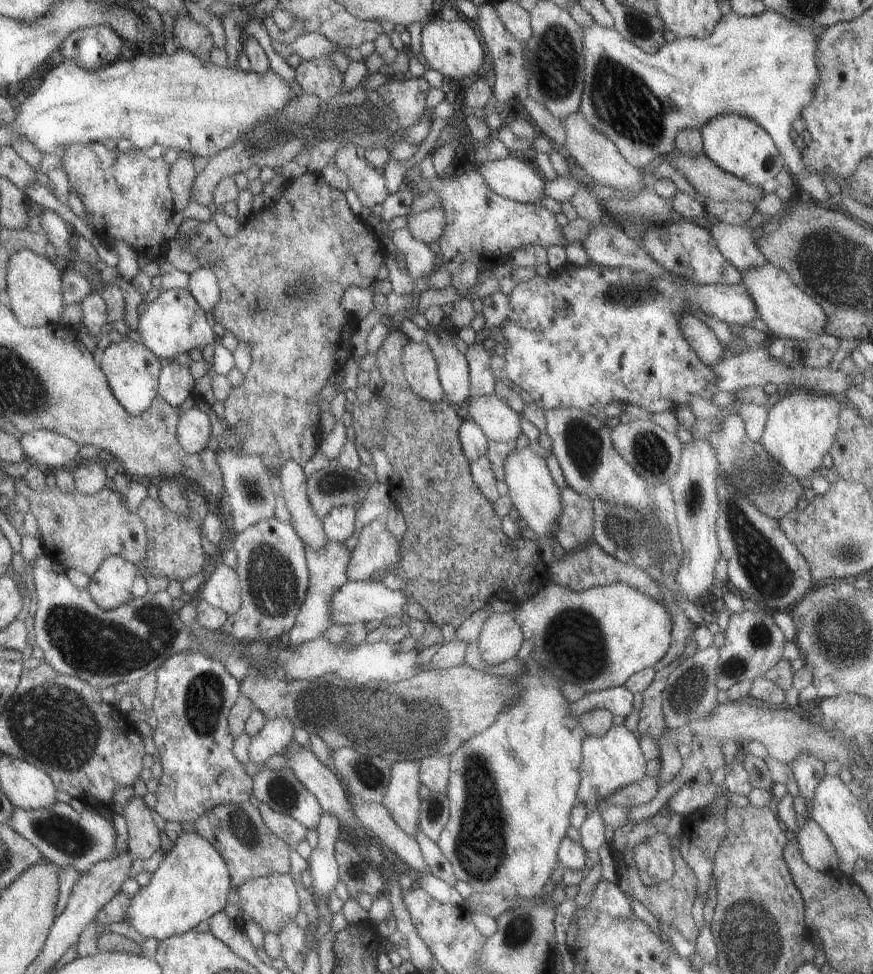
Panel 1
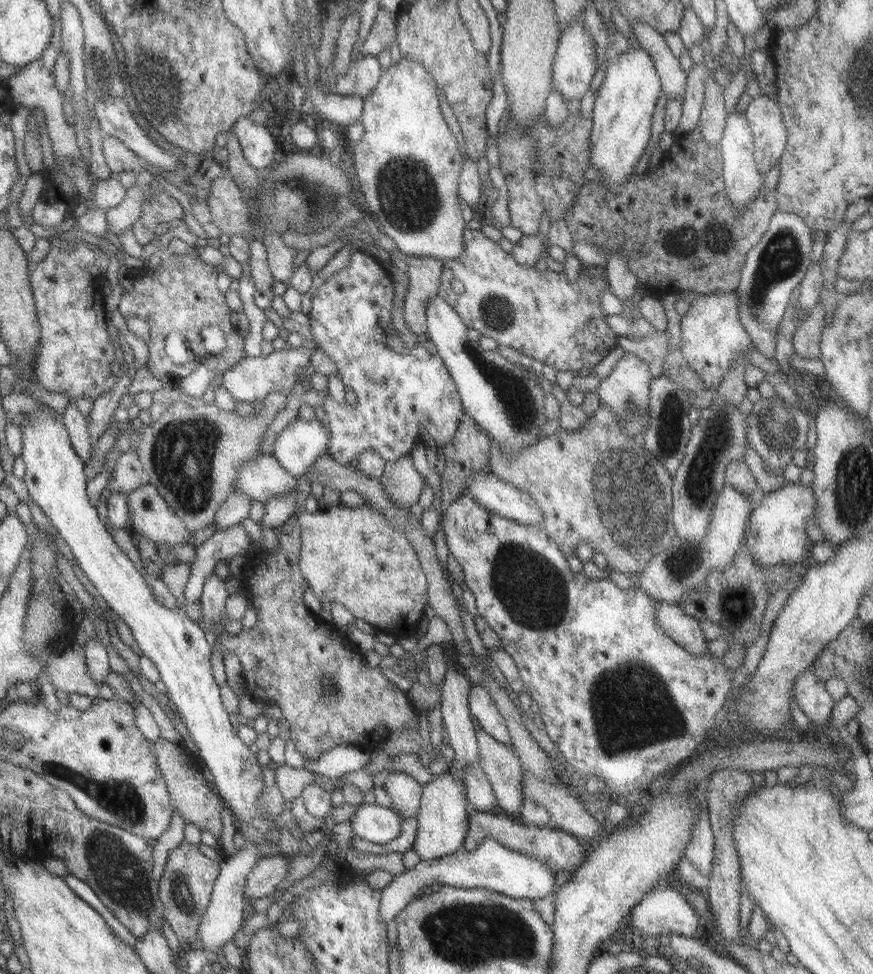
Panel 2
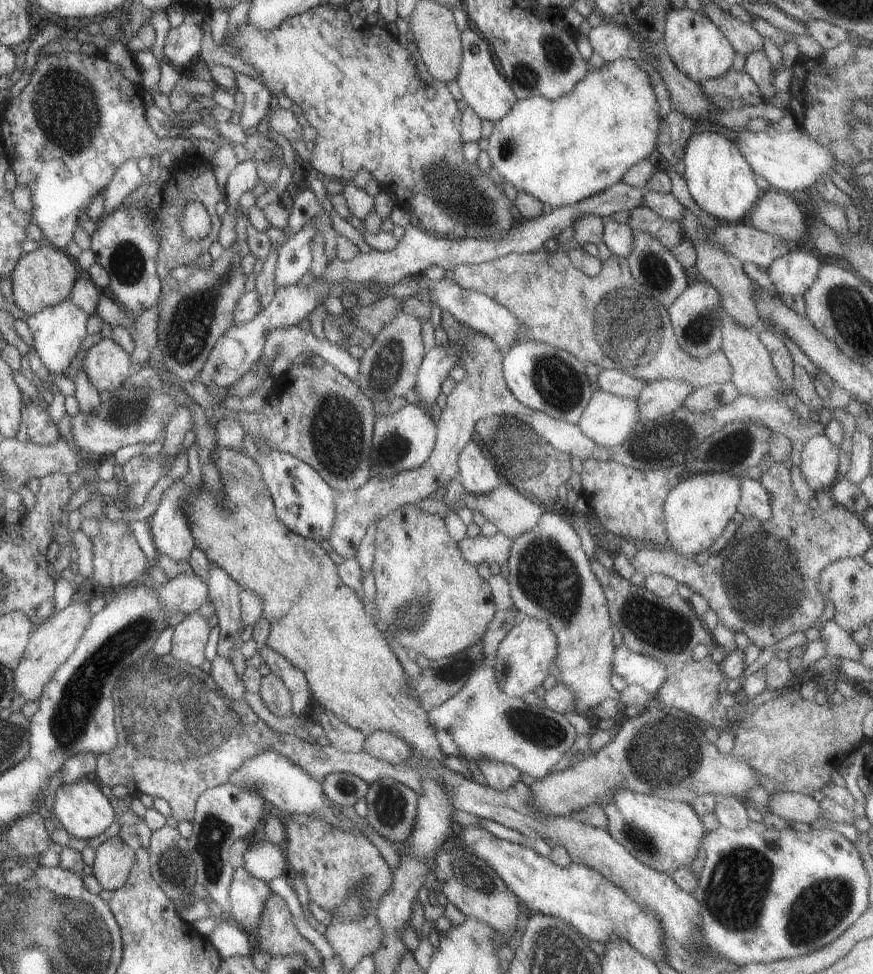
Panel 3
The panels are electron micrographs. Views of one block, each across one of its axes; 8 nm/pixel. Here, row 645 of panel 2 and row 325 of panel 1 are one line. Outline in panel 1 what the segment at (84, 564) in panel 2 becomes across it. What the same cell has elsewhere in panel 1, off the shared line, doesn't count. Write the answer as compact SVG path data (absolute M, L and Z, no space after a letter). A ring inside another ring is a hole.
M186 288L161 290L157 298L149 301L143 312L138 314L138 318L138 342L165 363L173 361L179 354L188 354L191 348L202 349L215 342L216 335L207 324L204 311L197 306L197 302Z

